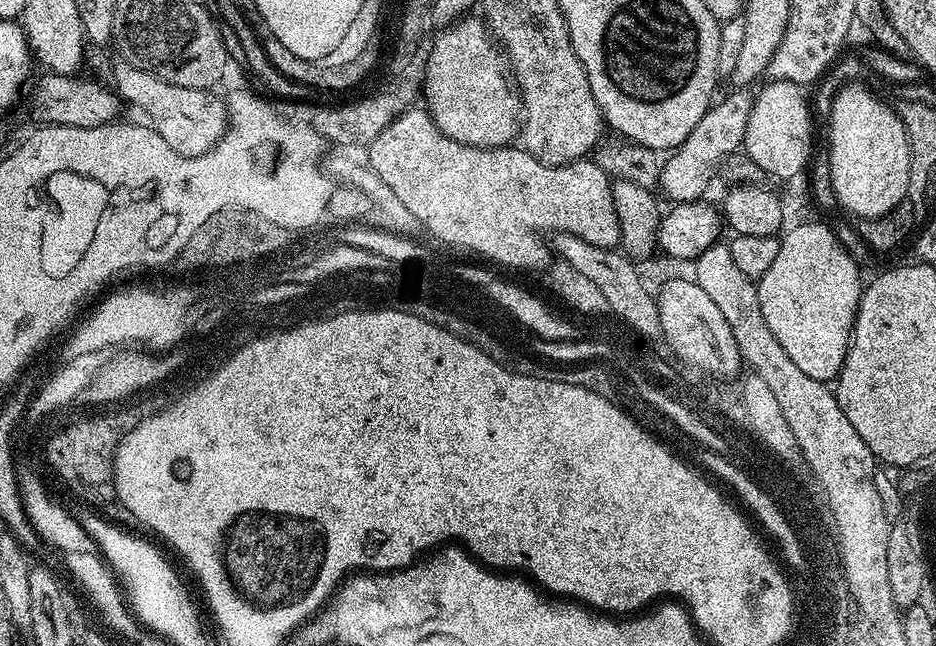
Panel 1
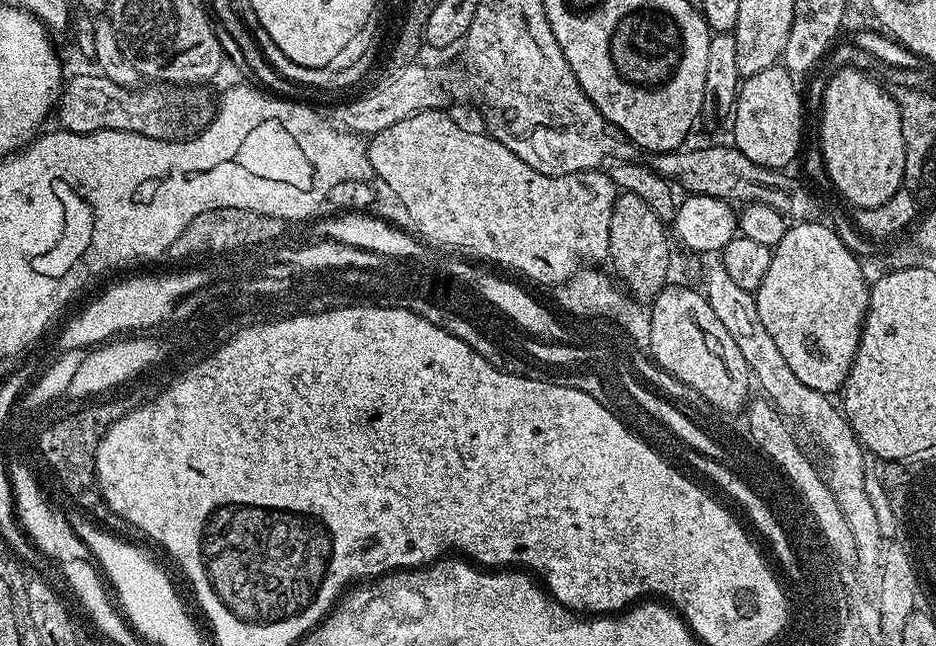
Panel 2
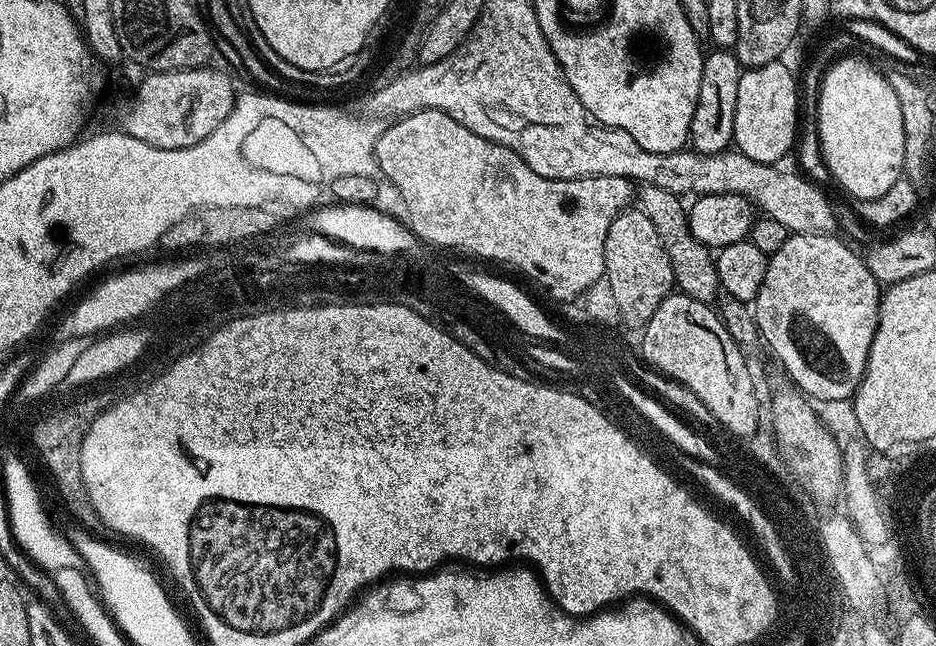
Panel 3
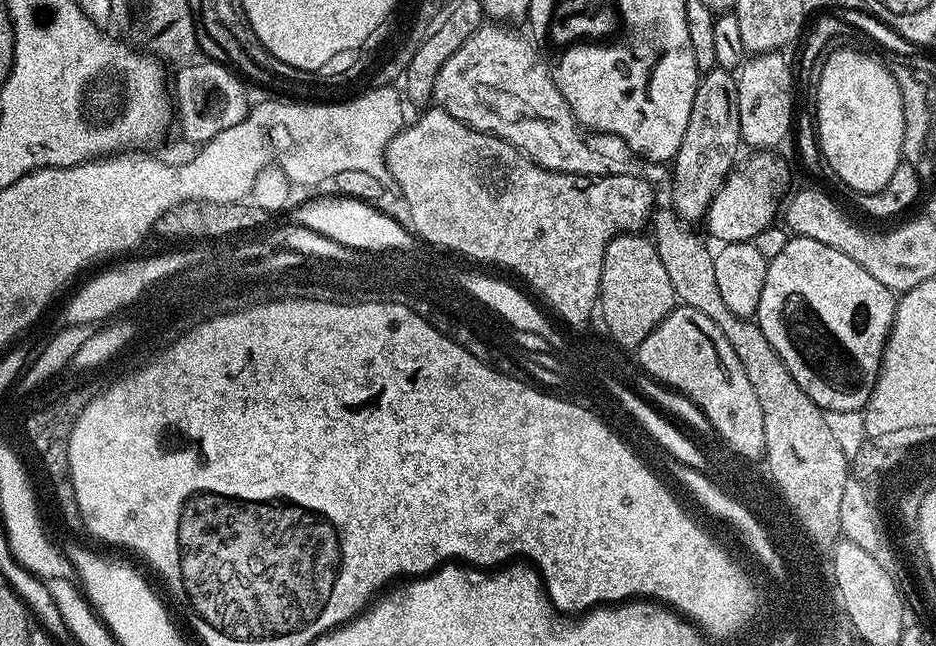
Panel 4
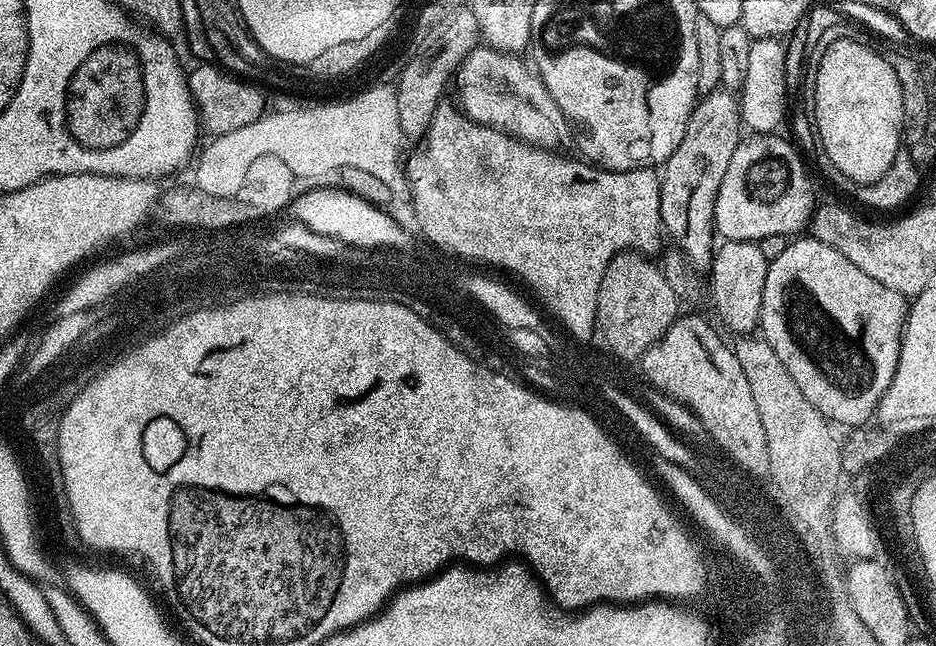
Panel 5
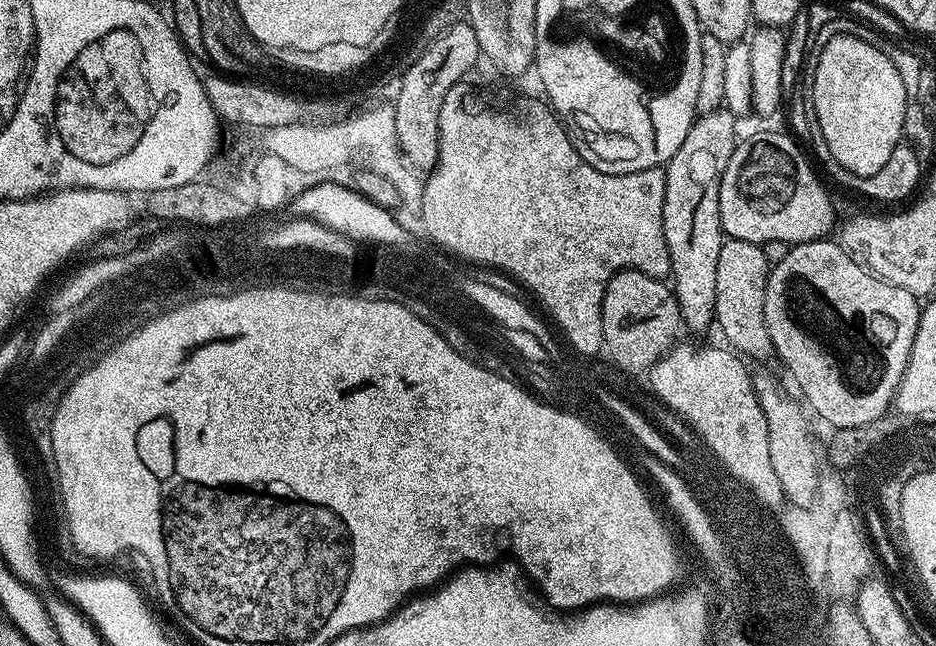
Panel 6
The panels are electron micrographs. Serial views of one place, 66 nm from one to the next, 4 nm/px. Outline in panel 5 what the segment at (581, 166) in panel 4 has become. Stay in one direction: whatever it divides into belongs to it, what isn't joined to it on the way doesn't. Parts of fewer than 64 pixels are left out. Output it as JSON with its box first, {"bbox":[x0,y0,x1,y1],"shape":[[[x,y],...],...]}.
{"bbox":[454,46,568,149],"shape":[[[477,46],[460,63],[454,75],[455,103],[476,124],[498,128],[537,148],[559,149],[559,144],[568,140],[568,120],[562,110],[558,110],[558,102],[550,98],[546,86],[540,80],[540,73],[529,61],[527,64],[520,59],[524,58],[510,52],[499,52],[497,48]]]}

